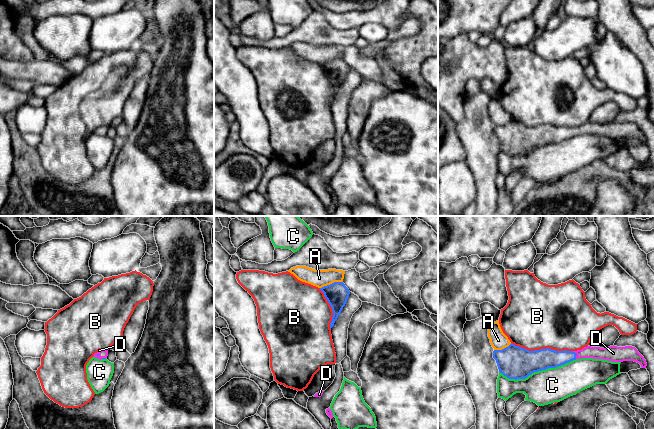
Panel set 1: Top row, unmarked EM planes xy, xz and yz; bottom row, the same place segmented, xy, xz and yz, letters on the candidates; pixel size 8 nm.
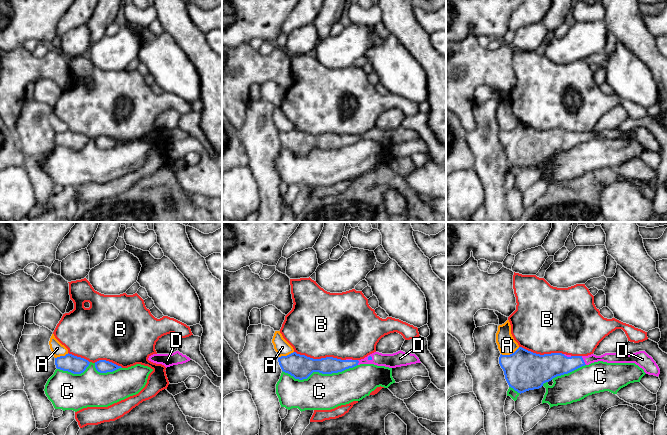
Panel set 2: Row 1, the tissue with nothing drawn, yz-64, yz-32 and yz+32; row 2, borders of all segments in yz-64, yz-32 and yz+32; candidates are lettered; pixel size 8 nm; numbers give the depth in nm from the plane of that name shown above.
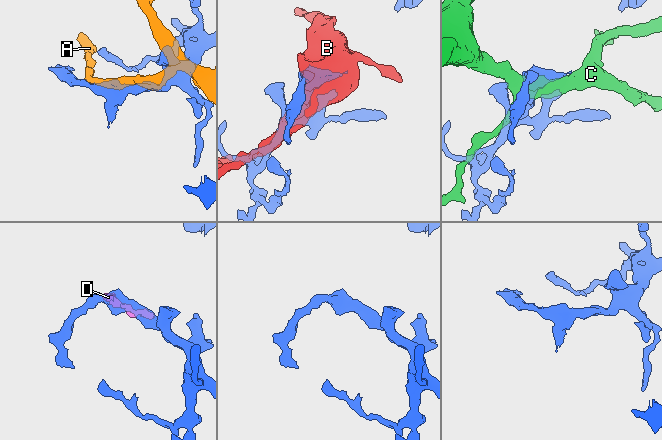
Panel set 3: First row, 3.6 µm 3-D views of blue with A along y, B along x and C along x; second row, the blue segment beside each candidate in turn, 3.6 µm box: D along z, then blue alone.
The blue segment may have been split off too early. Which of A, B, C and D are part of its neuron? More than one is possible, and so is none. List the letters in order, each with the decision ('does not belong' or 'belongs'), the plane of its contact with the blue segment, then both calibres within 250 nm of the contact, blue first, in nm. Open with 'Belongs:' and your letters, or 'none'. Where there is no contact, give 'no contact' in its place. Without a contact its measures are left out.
Belongs: D
A: does not belong; meets blue in xz; 180 nm thick on the blue side, 140 nm on the other
B: does not belong; meets blue in yz; 260 nm thick on the blue side, 500 nm on the other
C: does not belong; meets blue in yz; 260 nm thick on the blue side, 280 nm on the other
D: belongs; meets blue in yz; 160 nm thick on the blue side, 110 nm on the other

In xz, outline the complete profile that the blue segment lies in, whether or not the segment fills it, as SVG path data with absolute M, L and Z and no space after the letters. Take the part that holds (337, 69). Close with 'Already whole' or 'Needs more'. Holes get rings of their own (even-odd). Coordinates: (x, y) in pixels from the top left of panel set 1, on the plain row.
M334 58L330 61L320 64L320 66L324 69L324 72L333 87L333 93L330 99L331 105L334 102L334 99L340 91L343 83L345 82L350 67L343 58Z. Already whole

